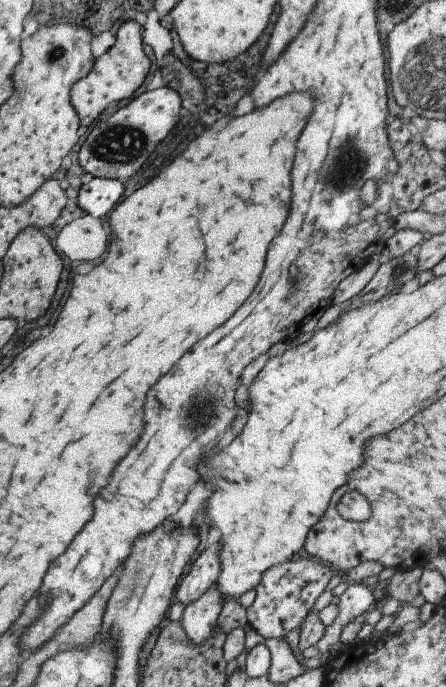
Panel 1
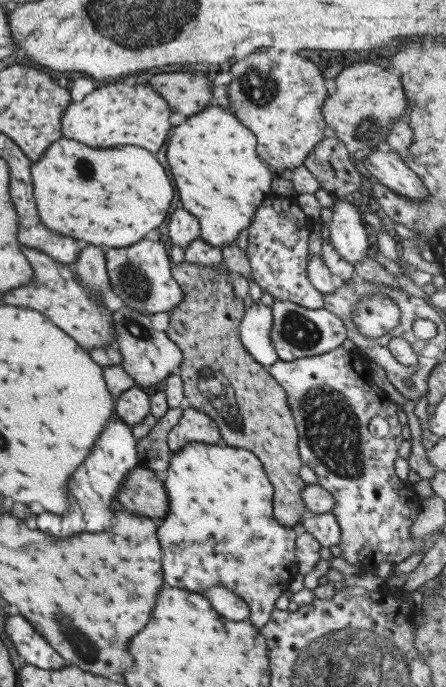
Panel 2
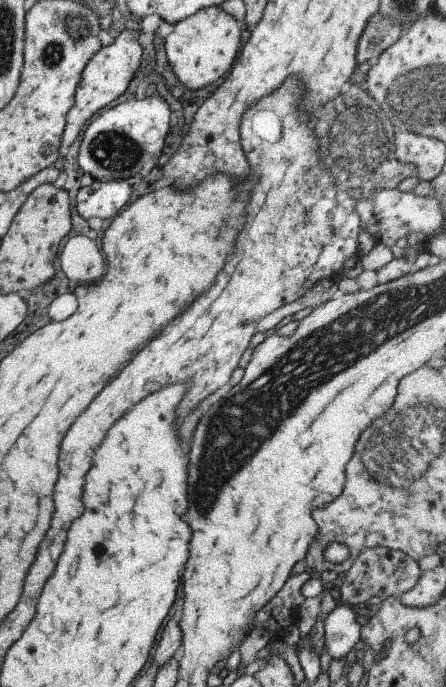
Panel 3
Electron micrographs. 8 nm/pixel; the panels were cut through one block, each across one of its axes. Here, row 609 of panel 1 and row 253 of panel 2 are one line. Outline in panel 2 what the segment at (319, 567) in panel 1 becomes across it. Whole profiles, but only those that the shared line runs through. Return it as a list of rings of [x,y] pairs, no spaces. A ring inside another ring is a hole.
[[[296,197],[268,198],[260,204],[259,210],[250,224],[247,257],[252,267],[252,278],[260,286],[262,291],[271,294],[275,300],[288,300],[309,309],[319,309],[324,307],[324,295],[308,279],[306,266],[310,262],[313,254],[308,249],[308,236],[311,233],[313,223],[298,205]]]

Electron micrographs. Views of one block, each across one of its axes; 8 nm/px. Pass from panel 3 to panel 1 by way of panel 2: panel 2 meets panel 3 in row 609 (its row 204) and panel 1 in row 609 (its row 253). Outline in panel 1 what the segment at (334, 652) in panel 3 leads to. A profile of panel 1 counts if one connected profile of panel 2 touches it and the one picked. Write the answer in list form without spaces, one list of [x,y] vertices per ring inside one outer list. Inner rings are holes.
[[[349,582],[347,589],[340,596],[340,602],[337,605],[338,616],[336,616],[336,620],[330,626],[325,627],[322,638],[316,644],[321,654],[319,659],[324,664],[330,658],[331,647],[341,641],[341,632],[344,630],[344,626],[350,624],[360,614],[367,612],[373,602],[372,591],[368,589],[366,584],[362,582]]]

